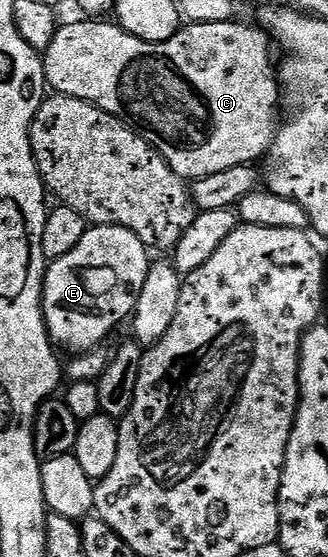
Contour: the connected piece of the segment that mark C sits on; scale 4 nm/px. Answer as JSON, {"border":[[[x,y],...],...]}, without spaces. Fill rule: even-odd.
{"border":[[[81,20],[85,22],[69,22],[58,25],[57,32],[51,44],[43,52],[45,63],[45,80],[50,91],[66,94],[72,98],[78,98],[89,102],[92,106],[98,106],[103,112],[115,116],[121,122],[126,122],[147,144],[151,144],[167,160],[167,164],[180,178],[196,180],[215,176],[215,172],[227,172],[227,168],[239,168],[250,164],[257,164],[268,155],[273,138],[279,129],[277,122],[277,105],[283,102],[283,86],[279,81],[279,70],[273,67],[273,50],[271,39],[264,29],[256,25],[244,26],[238,20],[228,22],[189,22],[182,25],[171,36],[171,40],[162,42],[148,42],[139,40],[127,33],[116,21],[110,20]]]}

